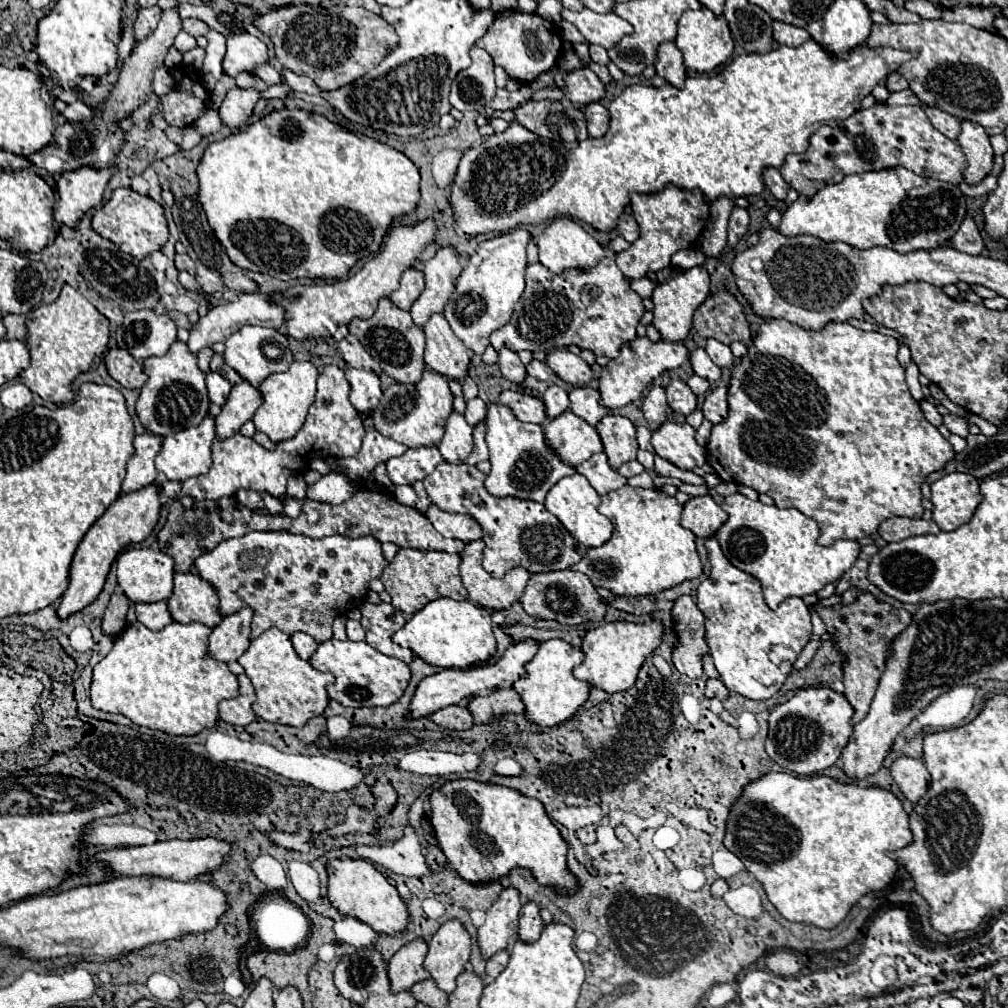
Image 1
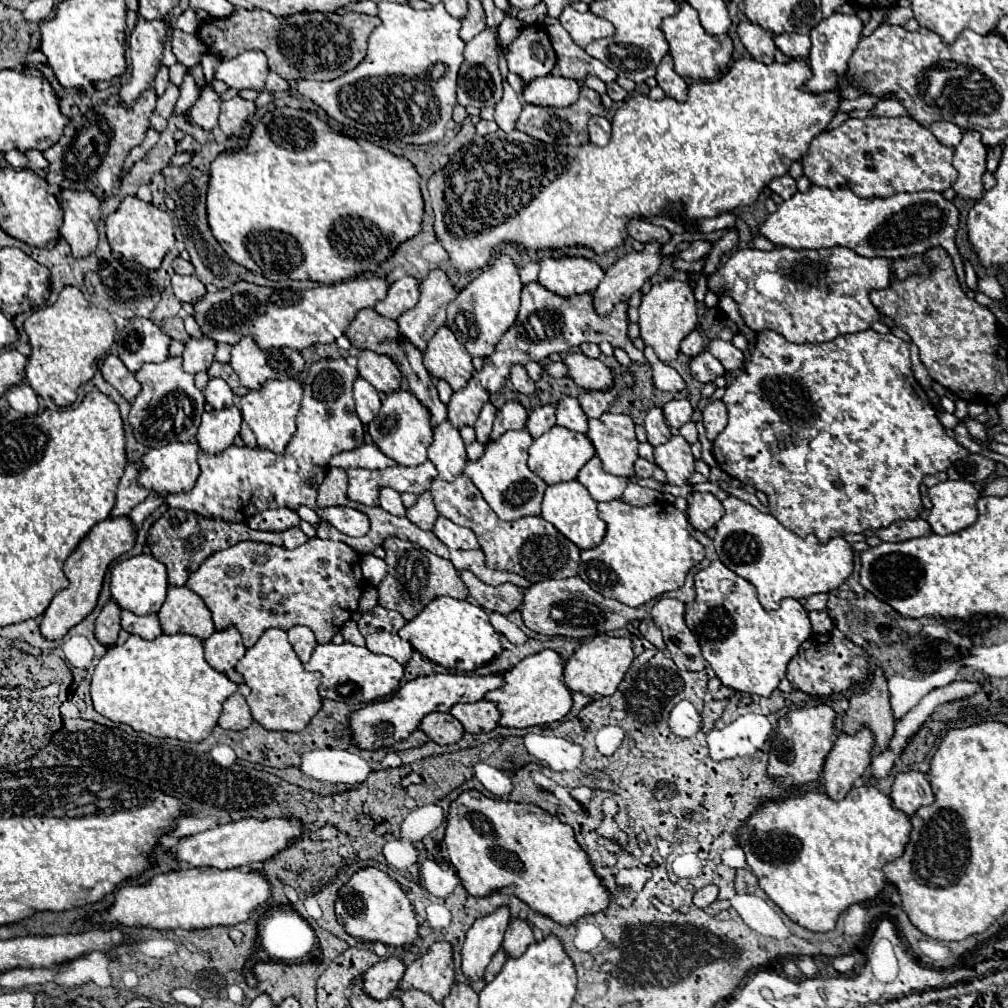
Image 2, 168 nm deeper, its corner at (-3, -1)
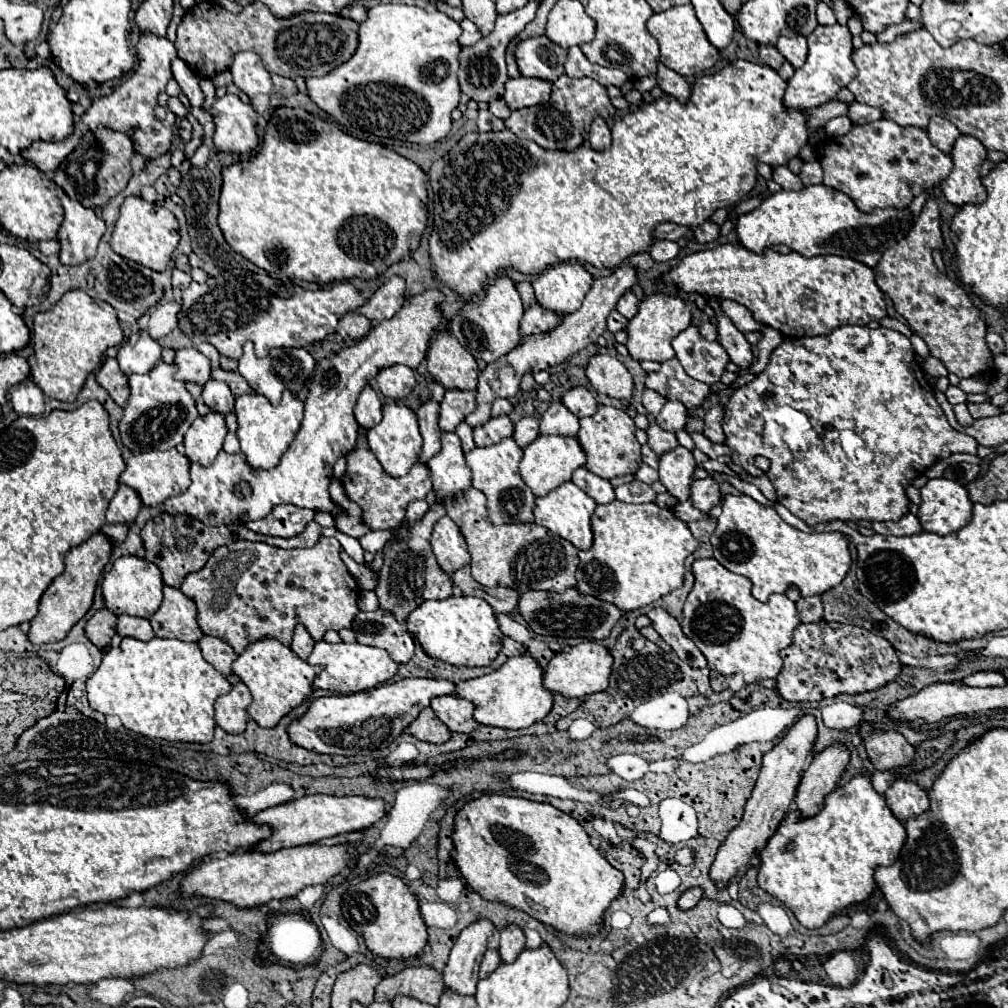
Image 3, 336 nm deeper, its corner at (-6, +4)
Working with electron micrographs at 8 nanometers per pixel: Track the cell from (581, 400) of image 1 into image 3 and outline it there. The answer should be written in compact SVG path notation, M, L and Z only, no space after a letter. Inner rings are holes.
M561 401L551 403L551 407L541 415L539 435L577 435L579 417L571 413Z

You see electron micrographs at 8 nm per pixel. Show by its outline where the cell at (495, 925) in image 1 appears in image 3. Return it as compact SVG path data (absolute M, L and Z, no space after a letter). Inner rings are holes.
M479 919L461 931L451 949L449 963L443 969L443 981L449 989L461 995L475 995L479 965L489 947L489 937L495 933L497 927L489 919Z

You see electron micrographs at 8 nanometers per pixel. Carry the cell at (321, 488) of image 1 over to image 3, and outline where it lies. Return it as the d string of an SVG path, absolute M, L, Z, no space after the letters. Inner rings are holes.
M355 449L351 453L351 459L347 459L347 473L343 477L343 487L361 509L363 509L363 521L371 529L389 529L401 523L405 517L405 509L409 501L413 499L425 499L427 493L433 489L429 469L425 463L415 463L405 477L391 477L385 473L377 457L369 449Z

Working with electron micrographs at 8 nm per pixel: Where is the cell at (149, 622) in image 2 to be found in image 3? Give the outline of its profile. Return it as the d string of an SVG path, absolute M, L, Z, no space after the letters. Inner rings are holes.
M119 615L117 633L123 635L123 637L135 637L135 639L141 639L141 641L151 641L155 637L149 619L131 617L131 615Z

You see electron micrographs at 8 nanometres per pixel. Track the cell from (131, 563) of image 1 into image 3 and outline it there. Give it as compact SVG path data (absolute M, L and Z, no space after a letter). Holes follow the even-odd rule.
M135 555L121 557L113 563L113 569L105 573L103 583L103 599L107 609L111 609L115 615L135 615L135 617L145 617L149 619L161 605L163 601L163 577L161 569L145 559L139 559Z

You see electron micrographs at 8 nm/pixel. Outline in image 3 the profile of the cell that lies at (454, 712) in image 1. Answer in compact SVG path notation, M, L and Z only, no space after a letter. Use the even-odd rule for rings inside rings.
M425 707L419 713L419 717L409 725L409 733L427 743L445 743L451 737L449 727L435 715L431 707Z

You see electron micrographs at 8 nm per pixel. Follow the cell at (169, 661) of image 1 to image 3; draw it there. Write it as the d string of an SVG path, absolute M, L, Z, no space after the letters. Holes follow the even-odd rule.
M123 637L119 647L105 651L99 669L87 679L87 697L91 709L103 715L117 715L121 723L145 737L159 737L167 741L189 741L189 743L209 743L215 731L215 699L233 689L233 685L209 665L197 643L187 643L179 639L153 637L151 641L139 641L133 637Z

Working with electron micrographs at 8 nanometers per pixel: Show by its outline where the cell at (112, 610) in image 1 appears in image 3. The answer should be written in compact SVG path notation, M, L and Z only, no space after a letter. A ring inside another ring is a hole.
M107 607L99 609L85 625L85 633L87 637L99 647L99 649L107 649L113 635L117 633L117 615L113 611L109 611Z

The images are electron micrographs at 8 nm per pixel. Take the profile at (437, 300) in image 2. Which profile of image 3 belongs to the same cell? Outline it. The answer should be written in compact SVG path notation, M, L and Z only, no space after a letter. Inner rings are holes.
M427 289L409 297L395 317L375 325L355 343L355 347L345 347L333 357L317 361L309 383L309 395L305 399L301 429L273 469L255 469L247 463L243 453L231 455L221 451L209 467L191 463L191 487L185 493L167 499L163 509L169 515L187 513L207 525L243 525L251 519L263 519L281 503L341 515L343 509L329 497L327 485L339 455L355 447L359 435L359 423L353 415L355 401L379 369L391 365L405 365L411 369L419 367L427 355L431 333L443 321L439 309L443 301L445 295L439 289Z

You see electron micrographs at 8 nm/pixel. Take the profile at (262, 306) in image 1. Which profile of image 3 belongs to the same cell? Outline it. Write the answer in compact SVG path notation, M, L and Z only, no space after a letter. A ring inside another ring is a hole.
M195 347L179 349L175 355L175 363L179 367L175 373L179 381L195 381L199 385L205 385L211 377L211 361Z

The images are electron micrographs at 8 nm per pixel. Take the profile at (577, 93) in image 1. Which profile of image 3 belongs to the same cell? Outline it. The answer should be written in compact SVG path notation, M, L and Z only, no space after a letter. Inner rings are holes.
M519 77L509 79L503 99L511 109L523 109L547 103L553 93L553 83L537 77Z

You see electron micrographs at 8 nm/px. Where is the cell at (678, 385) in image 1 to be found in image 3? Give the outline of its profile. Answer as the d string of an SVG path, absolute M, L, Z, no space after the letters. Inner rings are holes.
M667 401L655 421L667 431L679 431L687 423L687 407L681 401Z

